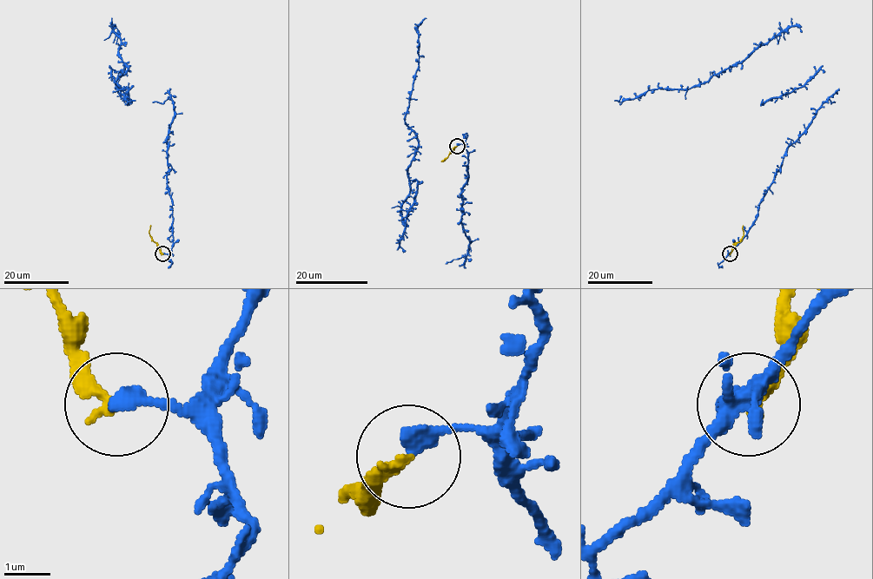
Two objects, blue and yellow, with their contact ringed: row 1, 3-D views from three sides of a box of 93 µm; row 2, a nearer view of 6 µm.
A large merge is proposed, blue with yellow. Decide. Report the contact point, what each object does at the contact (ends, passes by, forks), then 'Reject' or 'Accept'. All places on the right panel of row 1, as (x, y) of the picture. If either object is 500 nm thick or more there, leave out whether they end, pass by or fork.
Place: (730, 253). At the ring blue ends. At the ring yellow ends. Reject

